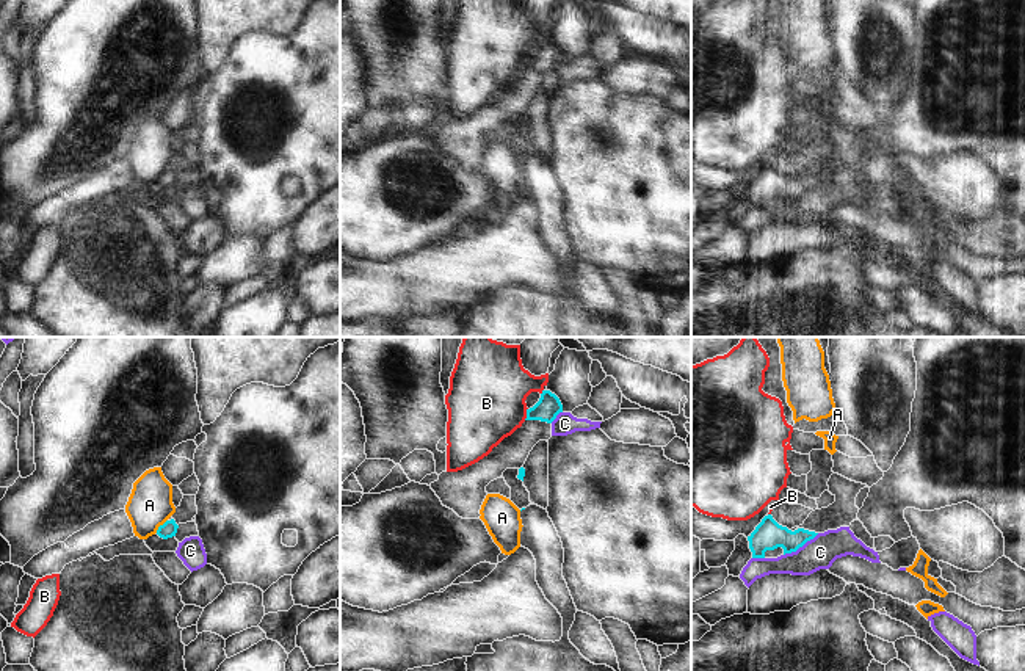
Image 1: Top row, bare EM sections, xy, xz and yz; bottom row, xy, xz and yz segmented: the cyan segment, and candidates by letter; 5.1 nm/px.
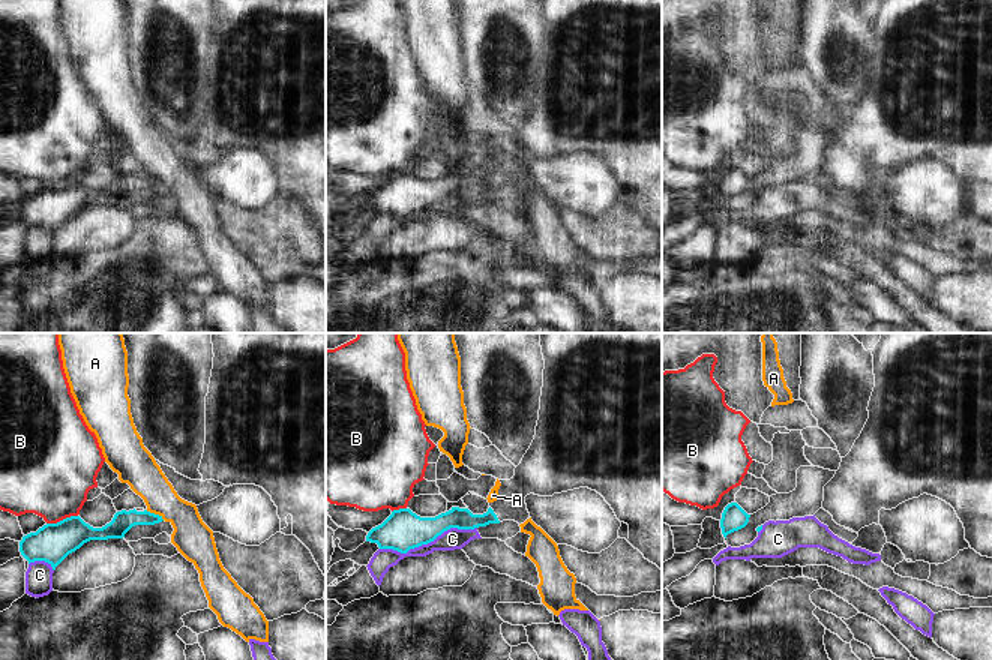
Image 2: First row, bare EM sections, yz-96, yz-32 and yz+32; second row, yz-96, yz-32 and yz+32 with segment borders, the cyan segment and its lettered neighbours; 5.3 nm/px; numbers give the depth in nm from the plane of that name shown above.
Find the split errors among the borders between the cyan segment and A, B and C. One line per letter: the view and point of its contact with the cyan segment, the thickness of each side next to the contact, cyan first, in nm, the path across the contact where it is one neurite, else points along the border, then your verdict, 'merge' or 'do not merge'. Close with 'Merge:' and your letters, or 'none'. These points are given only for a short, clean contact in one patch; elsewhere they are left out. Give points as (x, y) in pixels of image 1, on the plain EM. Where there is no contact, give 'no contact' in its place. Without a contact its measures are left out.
A: xy (160, 174) | 80/220 nm | along xy (166, 168), (155, 181) | do not merge
B: xz (527, 63) | 120/400 nm | along xz (527, 57), (524, 68) | do not merge
C: yz (801, 195) | 160/160 nm | do not merge
Merge: none

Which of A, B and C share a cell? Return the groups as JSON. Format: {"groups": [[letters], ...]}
{"groups": [["A"], ["B"], ["C"]]}

